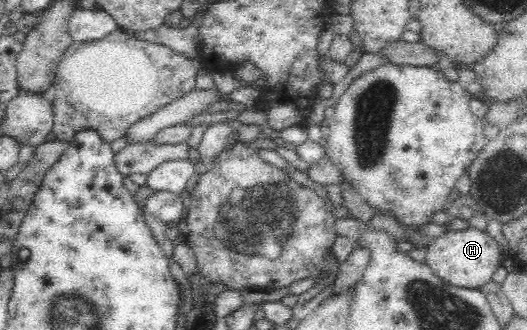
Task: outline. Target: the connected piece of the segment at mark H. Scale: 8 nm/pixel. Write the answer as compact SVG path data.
M470 226L458 231L450 229L443 235L433 238L432 242L426 246L424 262L441 280L453 286L479 289L487 282L491 282L491 276L502 264L499 247L497 241L487 231Z

